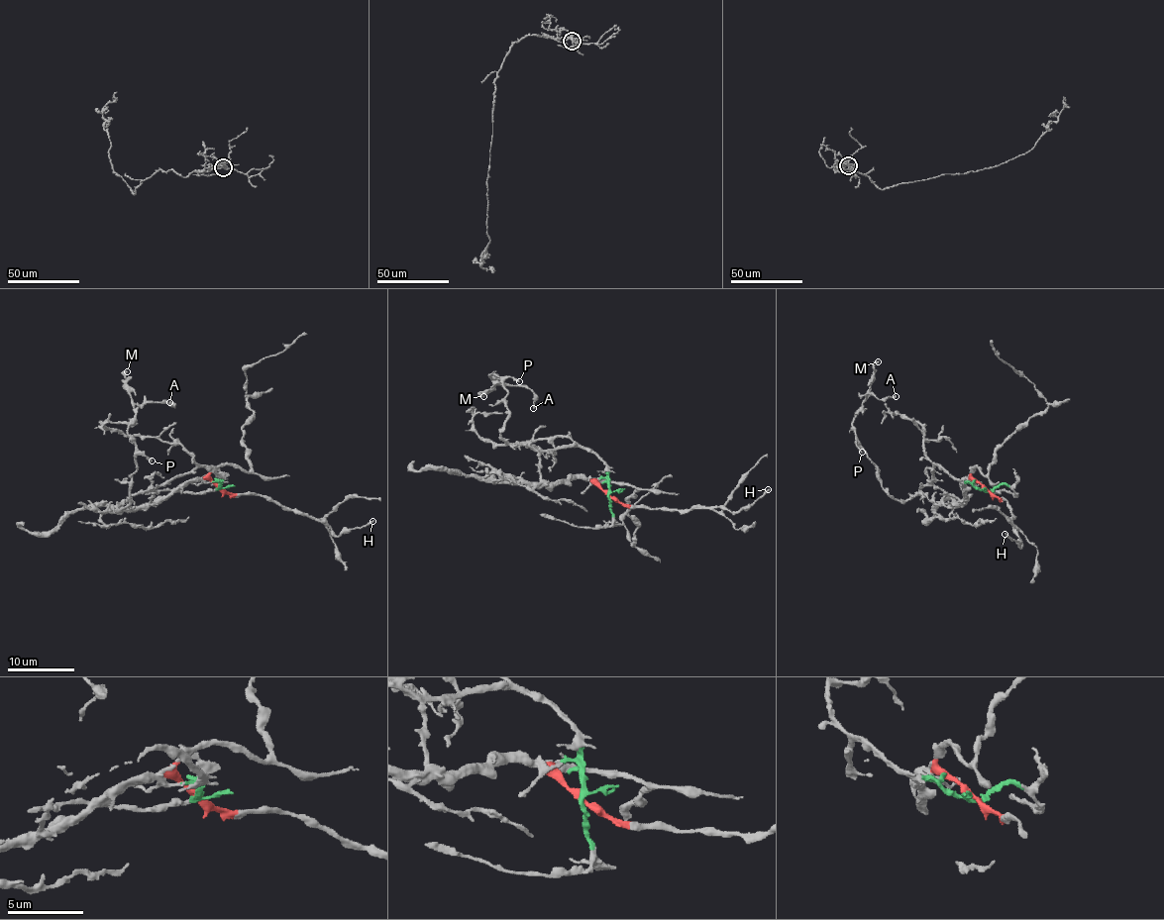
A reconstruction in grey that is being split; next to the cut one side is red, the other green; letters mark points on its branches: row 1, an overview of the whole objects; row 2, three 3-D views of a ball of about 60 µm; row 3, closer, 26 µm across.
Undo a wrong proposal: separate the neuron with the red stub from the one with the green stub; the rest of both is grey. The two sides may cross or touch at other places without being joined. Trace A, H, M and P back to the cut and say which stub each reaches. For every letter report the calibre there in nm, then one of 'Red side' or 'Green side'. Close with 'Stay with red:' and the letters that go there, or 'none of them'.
A: Thickness 200 nm. Green side
H: Thickness 280 nm. Red side
M: Thickness 280 nm. Green side
P: Thickness 260 nm. Green side
Stay with red: H

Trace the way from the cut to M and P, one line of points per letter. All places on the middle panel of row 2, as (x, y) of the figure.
M: (609, 495), (592, 453), (511, 445), (500, 436), (508, 413), (497, 376), (484, 395)
P: (609, 495), (604, 462), (592, 453), (531, 449), (500, 436), (508, 413), (502, 382), (520, 380)

